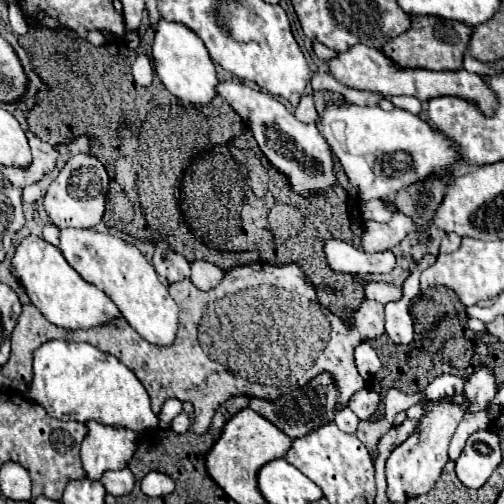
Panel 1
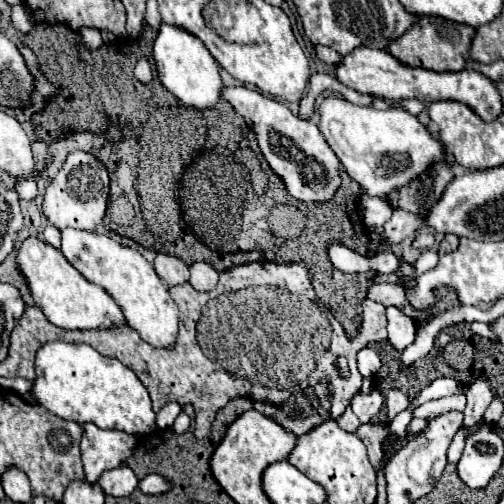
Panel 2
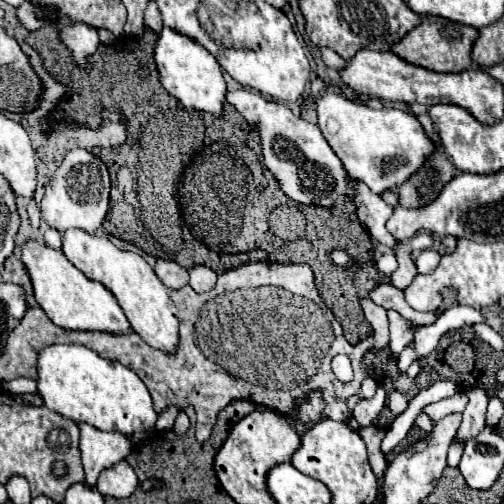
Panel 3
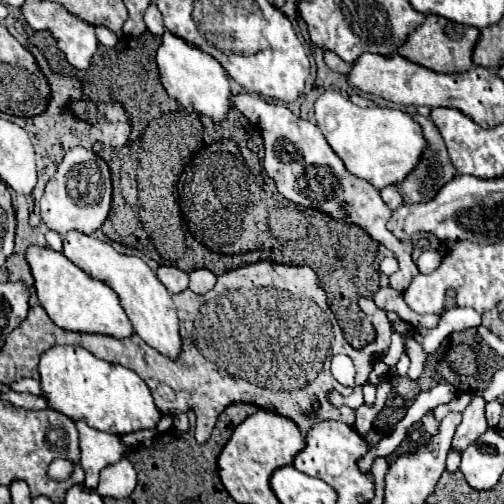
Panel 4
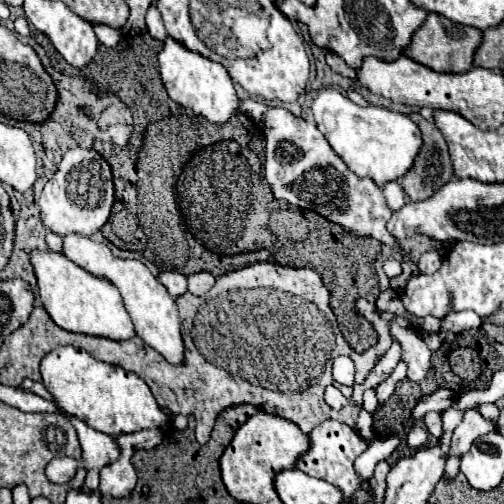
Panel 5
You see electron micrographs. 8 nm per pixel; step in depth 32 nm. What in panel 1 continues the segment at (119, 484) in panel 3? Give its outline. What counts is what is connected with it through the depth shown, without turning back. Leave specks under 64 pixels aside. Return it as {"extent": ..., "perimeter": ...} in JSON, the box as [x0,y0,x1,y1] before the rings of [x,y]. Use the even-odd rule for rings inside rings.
{"extent":[100,468,134,496],"perimeter":[[[128,468],[104,474],[100,478],[100,482],[104,484],[106,492],[112,494],[112,496],[124,496],[124,494],[132,492],[132,488],[134,488],[134,476],[132,476],[132,472]]]}

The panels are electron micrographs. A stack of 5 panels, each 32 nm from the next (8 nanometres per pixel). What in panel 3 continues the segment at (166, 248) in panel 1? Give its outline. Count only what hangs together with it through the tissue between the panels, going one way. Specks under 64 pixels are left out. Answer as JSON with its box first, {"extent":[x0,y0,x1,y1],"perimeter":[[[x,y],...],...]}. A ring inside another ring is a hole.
{"extent":[156,258,188,288],"perimeter":[[[158,258],[156,260],[156,276],[168,286],[168,288],[182,288],[188,284],[188,270],[180,266],[172,258]]]}

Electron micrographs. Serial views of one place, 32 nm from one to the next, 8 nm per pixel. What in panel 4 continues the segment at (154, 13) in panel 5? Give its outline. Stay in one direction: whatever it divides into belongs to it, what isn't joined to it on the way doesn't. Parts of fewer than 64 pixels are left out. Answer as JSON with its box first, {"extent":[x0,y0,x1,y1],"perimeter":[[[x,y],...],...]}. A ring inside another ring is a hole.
{"extent":[144,2,164,36],"perimeter":[[[152,2],[144,14],[144,22],[148,26],[148,30],[154,34],[154,36],[162,36],[164,34],[164,24],[162,24],[162,14],[160,10],[156,8],[156,4]]]}

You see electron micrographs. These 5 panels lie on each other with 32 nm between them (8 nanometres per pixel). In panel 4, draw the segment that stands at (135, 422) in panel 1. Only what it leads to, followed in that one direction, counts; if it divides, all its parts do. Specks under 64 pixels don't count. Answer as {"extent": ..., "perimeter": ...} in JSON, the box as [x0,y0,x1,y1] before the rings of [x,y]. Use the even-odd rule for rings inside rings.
{"extent":[38,346,160,434],"perimeter":[[[52,346],[40,356],[38,364],[40,388],[48,408],[72,418],[84,420],[88,426],[112,432],[130,434],[156,428],[160,412],[154,406],[148,386],[140,376],[120,364],[100,360],[82,346]]]}

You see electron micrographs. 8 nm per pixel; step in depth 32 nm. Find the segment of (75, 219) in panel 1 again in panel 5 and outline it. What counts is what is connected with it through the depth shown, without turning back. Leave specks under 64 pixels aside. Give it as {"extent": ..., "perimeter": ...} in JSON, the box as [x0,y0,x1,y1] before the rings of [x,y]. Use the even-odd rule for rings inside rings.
{"extent":[38,148,114,236],"perimeter":[[[72,148],[64,154],[56,174],[46,182],[44,192],[38,200],[44,226],[60,236],[66,236],[68,232],[92,236],[106,224],[112,204],[114,184],[110,166],[98,152],[84,148]]]}

